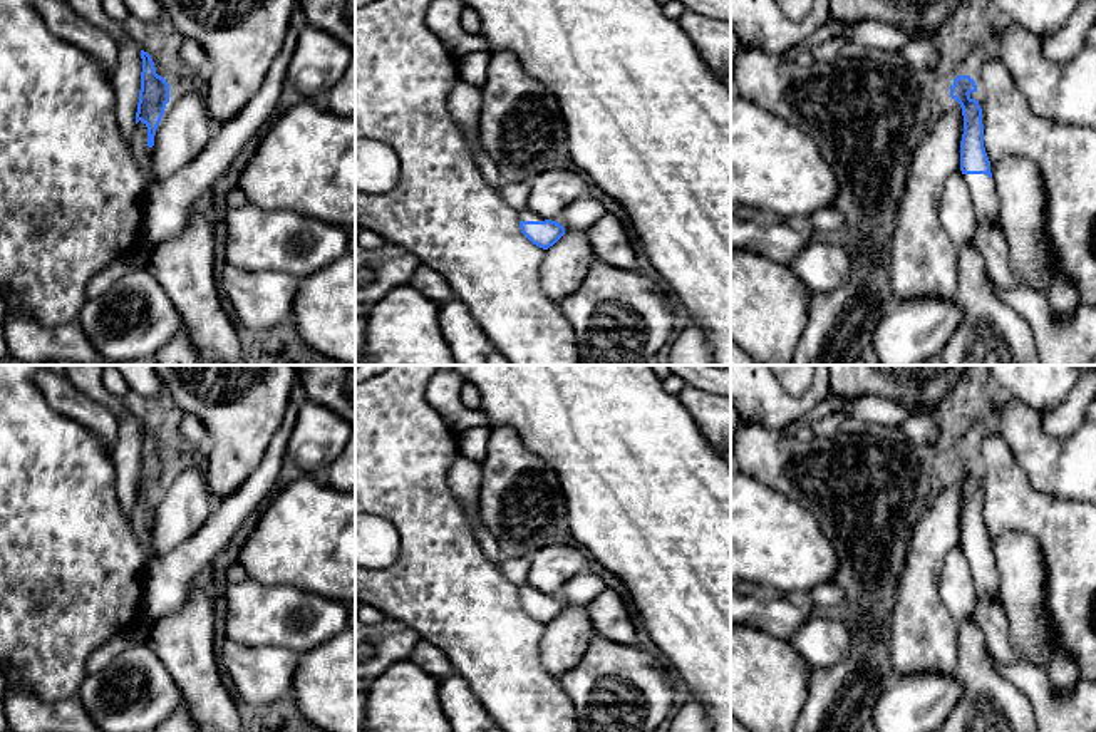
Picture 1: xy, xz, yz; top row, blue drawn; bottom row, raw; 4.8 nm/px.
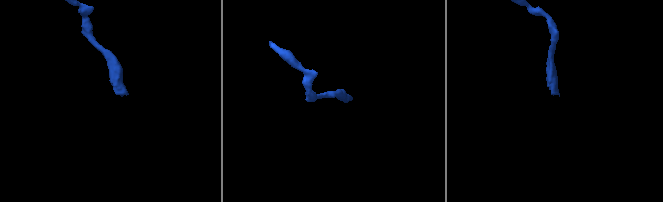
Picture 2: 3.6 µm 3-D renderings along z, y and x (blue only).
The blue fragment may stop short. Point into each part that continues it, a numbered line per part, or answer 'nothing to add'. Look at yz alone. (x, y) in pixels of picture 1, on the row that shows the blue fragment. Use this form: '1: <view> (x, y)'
1: yz (982, 190)

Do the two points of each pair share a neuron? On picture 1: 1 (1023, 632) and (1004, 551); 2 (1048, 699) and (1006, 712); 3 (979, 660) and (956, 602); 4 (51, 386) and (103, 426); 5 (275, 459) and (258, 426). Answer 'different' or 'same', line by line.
1: same
2: different
3: different
4: same
5: different

